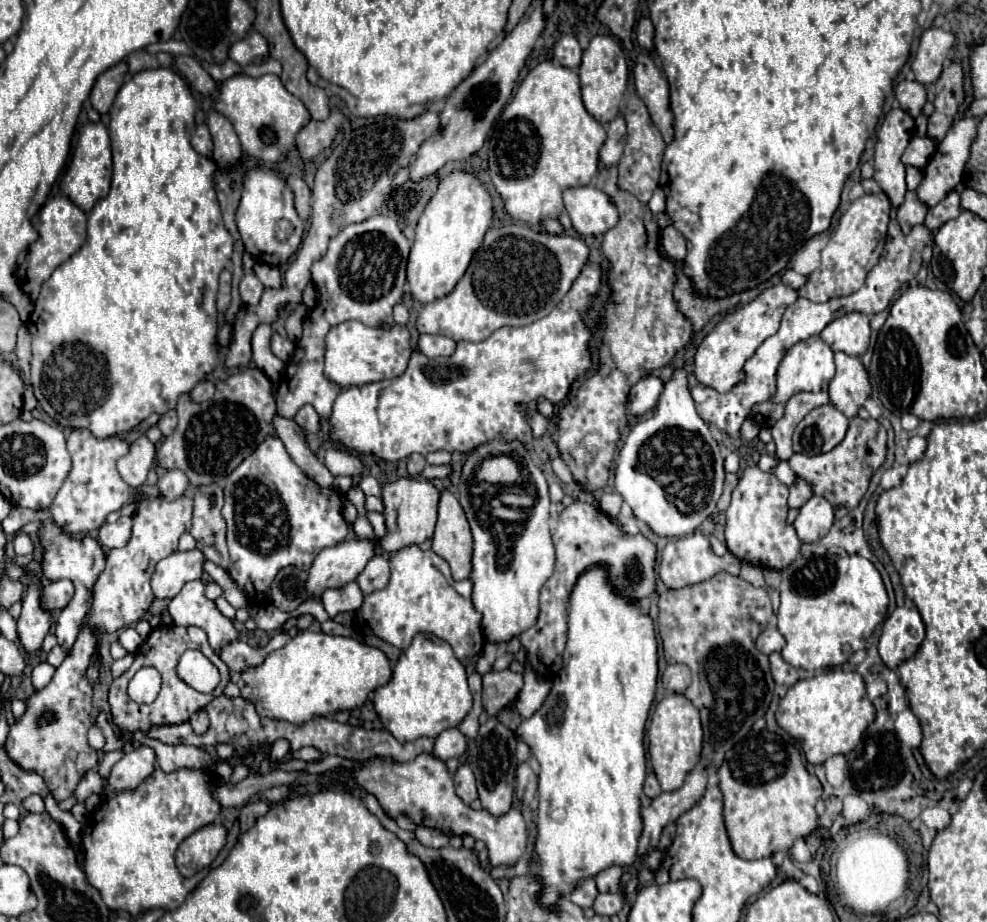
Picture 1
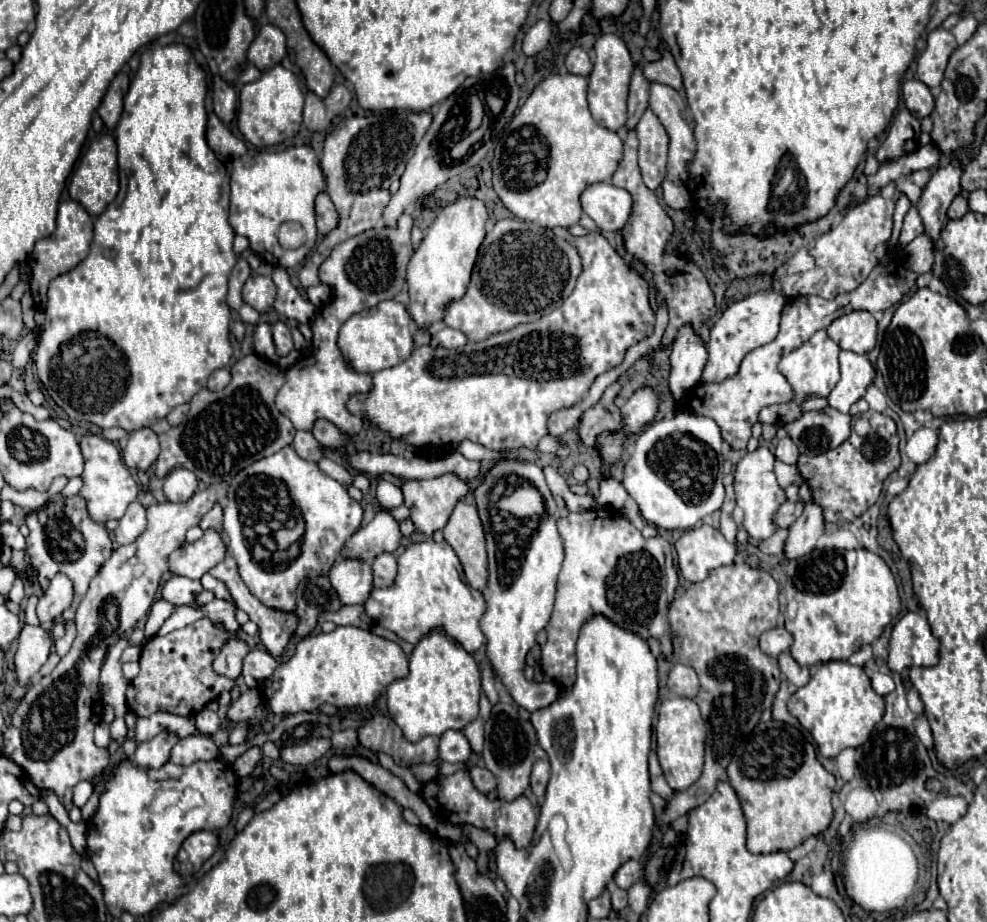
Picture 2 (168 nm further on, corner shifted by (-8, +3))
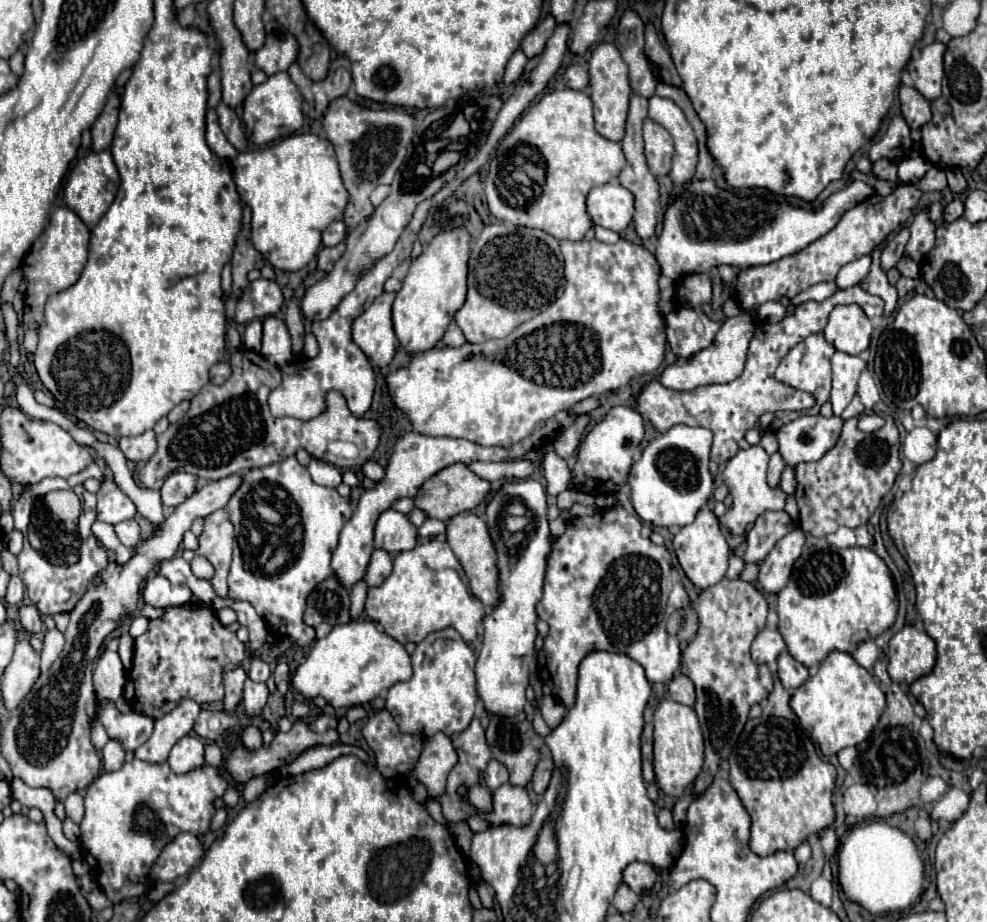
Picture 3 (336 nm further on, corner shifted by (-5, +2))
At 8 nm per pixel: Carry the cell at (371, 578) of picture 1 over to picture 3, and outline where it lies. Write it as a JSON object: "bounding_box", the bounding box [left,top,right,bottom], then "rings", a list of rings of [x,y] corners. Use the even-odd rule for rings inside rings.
{"bounding_box":[365,549,391,587],"rings":[[[375,549],[371,555],[371,561],[367,565],[367,573],[365,573],[365,583],[369,587],[377,587],[381,585],[387,577],[391,575],[391,555],[383,549]]]}

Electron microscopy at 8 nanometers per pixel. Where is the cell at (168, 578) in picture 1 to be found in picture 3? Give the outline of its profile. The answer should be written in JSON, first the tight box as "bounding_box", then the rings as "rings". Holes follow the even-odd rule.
{"bounding_box":[183,509,233,591],"rings":[[[227,509],[213,511],[205,517],[205,529],[199,537],[197,551],[185,551],[183,559],[191,561],[195,555],[207,557],[213,567],[213,587],[217,591],[227,591],[227,573],[231,563],[231,549],[233,549],[233,525],[229,521]]]}

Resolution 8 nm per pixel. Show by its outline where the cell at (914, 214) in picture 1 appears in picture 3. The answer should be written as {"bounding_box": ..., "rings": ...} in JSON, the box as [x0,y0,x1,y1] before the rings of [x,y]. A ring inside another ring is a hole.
{"bounding_box":[881,227,909,271],"rings":[[[903,227],[895,237],[889,237],[889,241],[885,243],[885,247],[881,251],[881,271],[889,271],[891,267],[895,267],[899,263],[899,259],[903,257],[903,249],[905,249],[907,241],[909,241],[907,227]]]}

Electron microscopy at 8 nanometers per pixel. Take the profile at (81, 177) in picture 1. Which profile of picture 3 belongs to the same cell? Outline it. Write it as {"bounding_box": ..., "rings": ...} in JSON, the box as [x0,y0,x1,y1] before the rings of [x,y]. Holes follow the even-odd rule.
{"bounding_box":[63,149,119,229],"rings":[[[105,149],[99,153],[89,153],[75,163],[75,167],[71,169],[71,173],[67,177],[65,189],[63,189],[63,201],[73,213],[79,215],[79,219],[89,229],[93,229],[97,225],[97,221],[103,217],[103,213],[109,209],[109,205],[113,203],[117,189],[119,189],[119,173],[113,163],[111,151]]]}

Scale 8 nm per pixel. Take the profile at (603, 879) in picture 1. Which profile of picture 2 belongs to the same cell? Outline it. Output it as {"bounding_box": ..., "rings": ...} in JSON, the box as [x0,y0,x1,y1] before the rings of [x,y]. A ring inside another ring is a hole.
{"bounding_box":[614,860,642,890],"rings":[[[628,860],[624,866],[618,868],[618,872],[614,874],[614,882],[616,886],[628,890],[642,874],[642,868],[640,868],[640,862],[638,860]]]}

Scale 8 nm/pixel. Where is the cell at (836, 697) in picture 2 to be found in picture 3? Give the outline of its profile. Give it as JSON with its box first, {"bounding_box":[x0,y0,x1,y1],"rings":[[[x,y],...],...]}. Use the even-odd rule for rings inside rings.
{"bounding_box":[791,651,885,757],"rings":[[[831,651],[819,671],[791,695],[791,709],[809,735],[819,743],[821,753],[829,757],[843,747],[859,745],[869,737],[869,731],[873,731],[885,709],[885,693],[879,689],[875,677],[849,653]]]}

